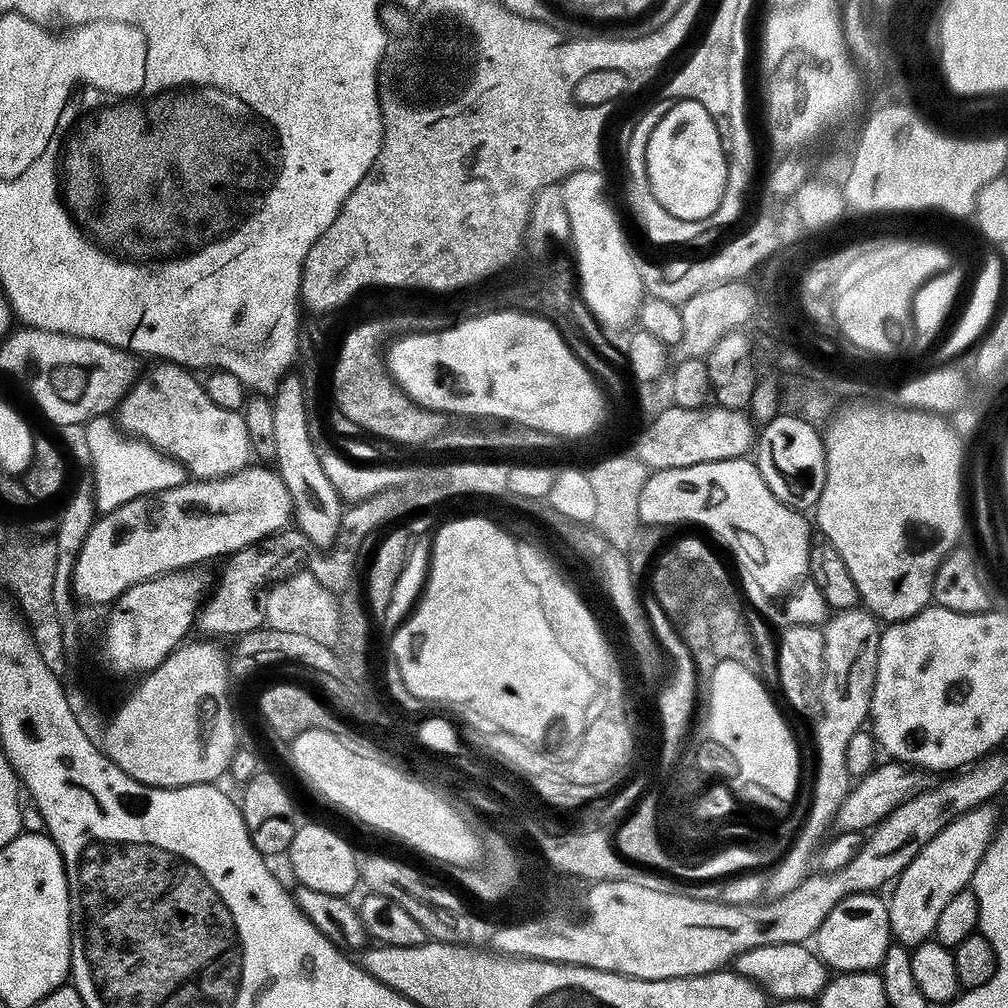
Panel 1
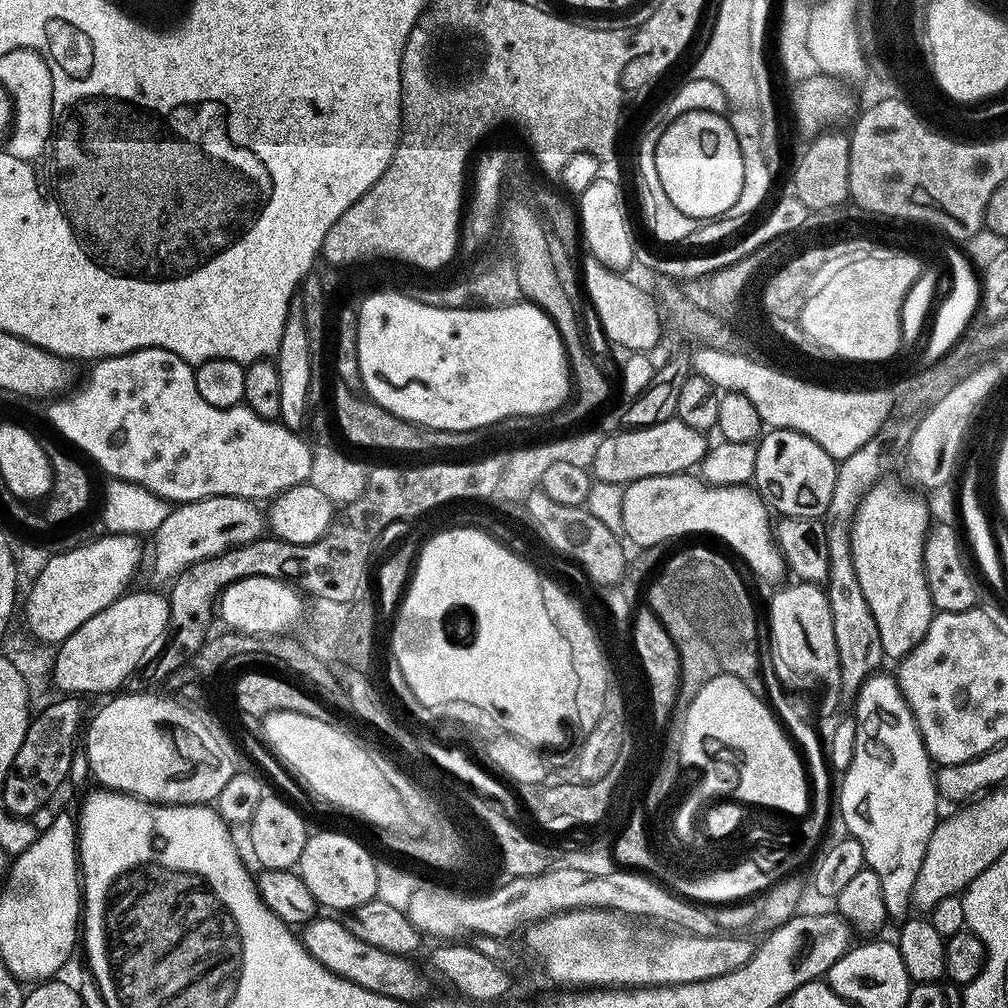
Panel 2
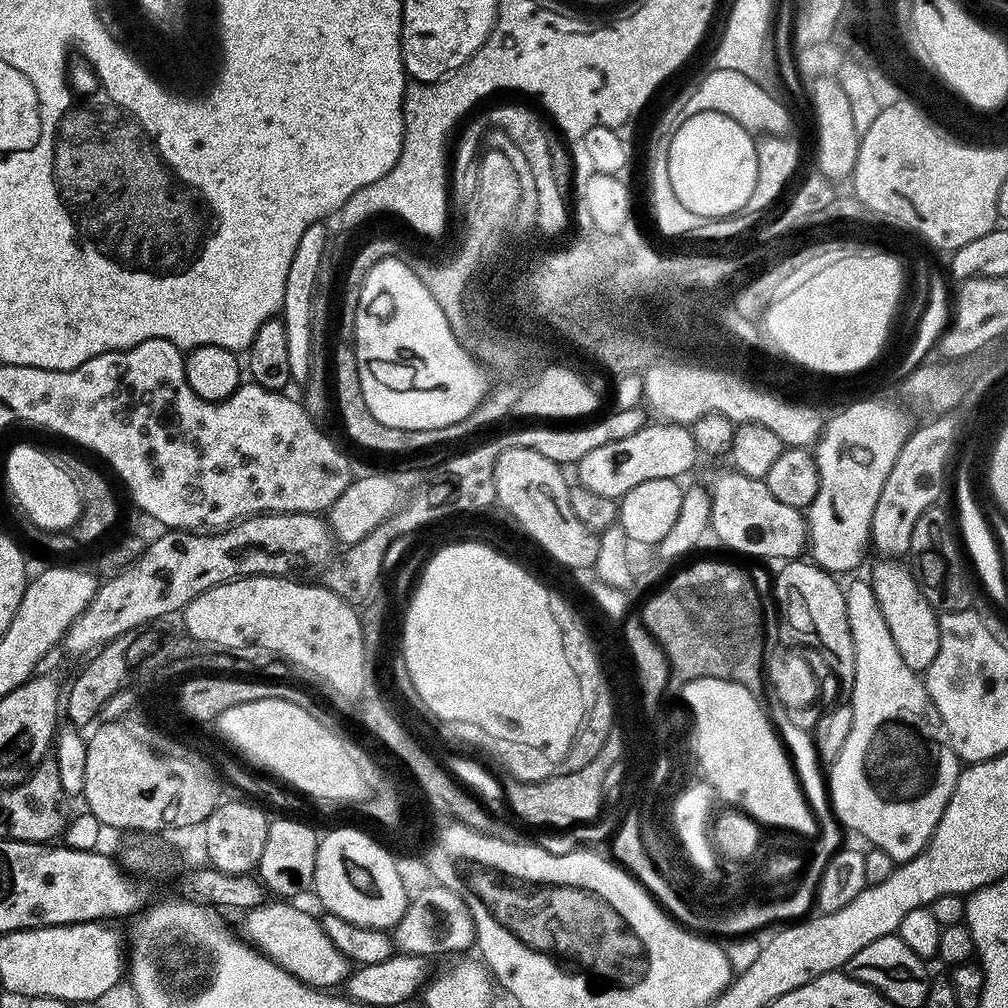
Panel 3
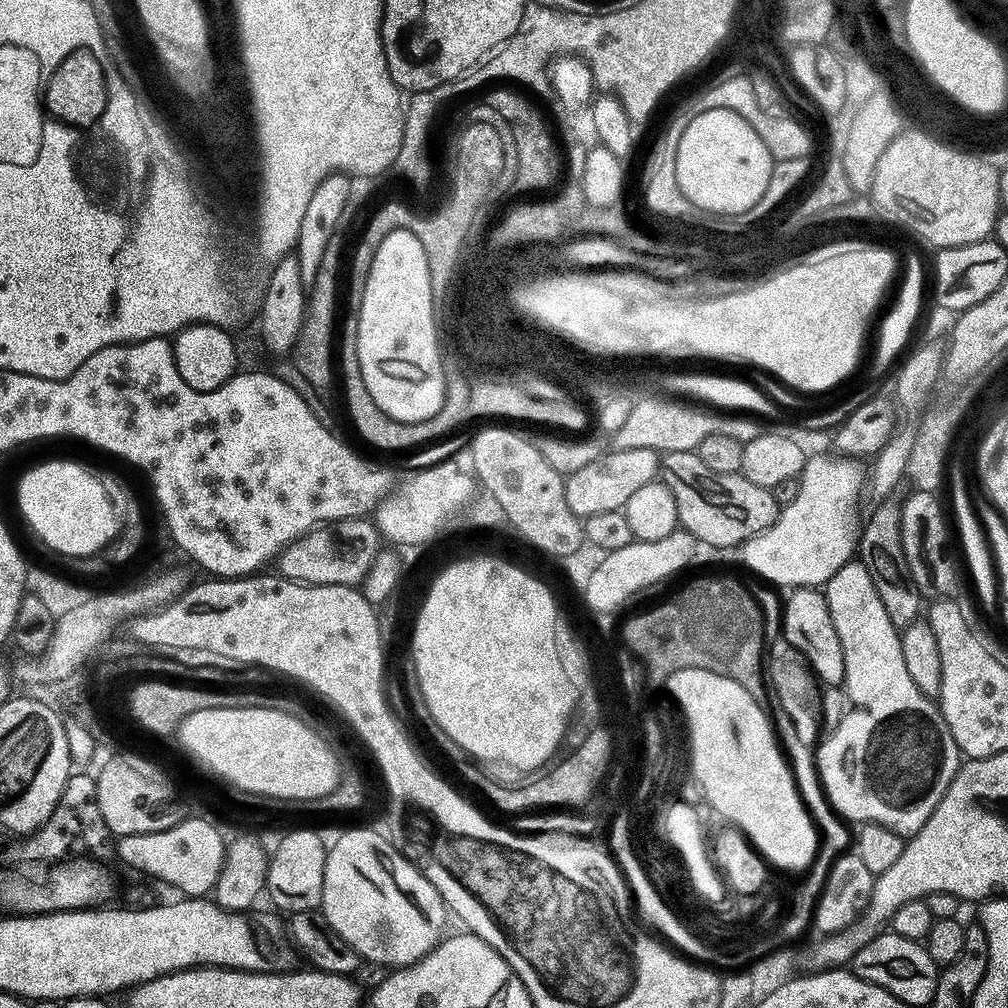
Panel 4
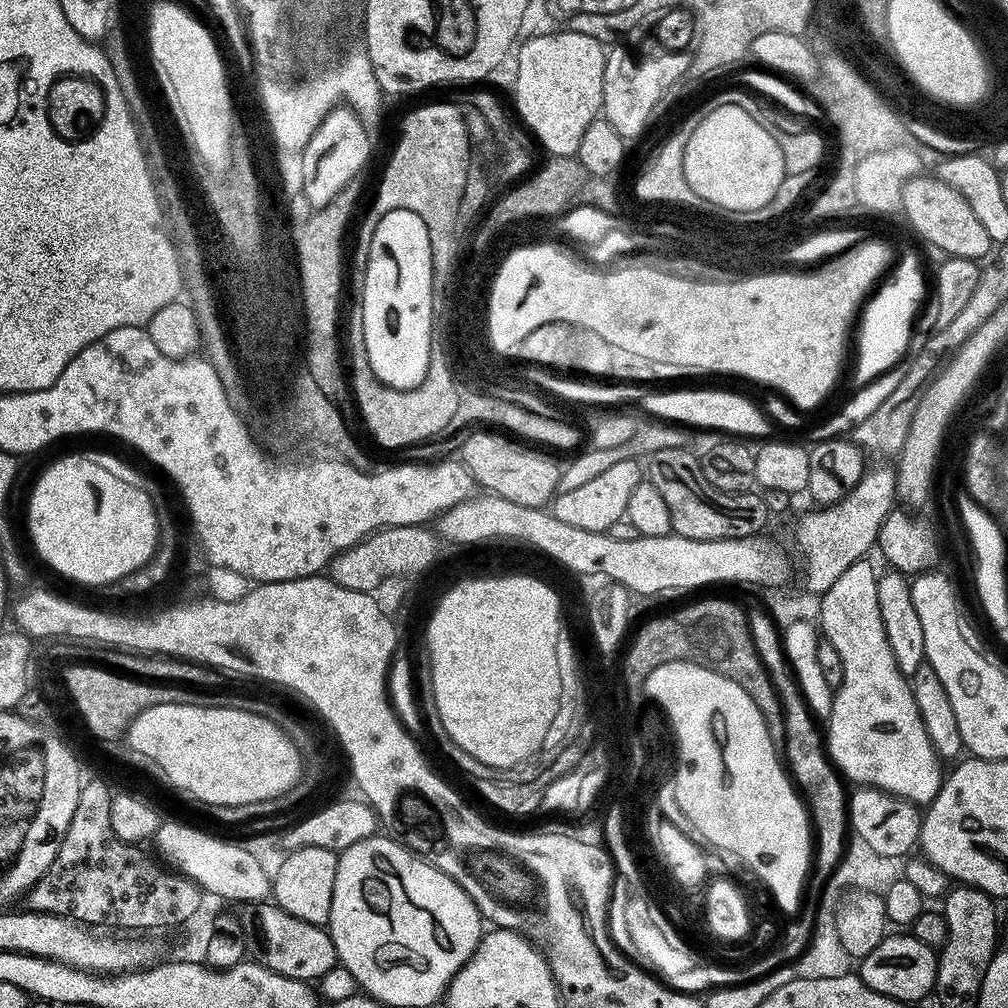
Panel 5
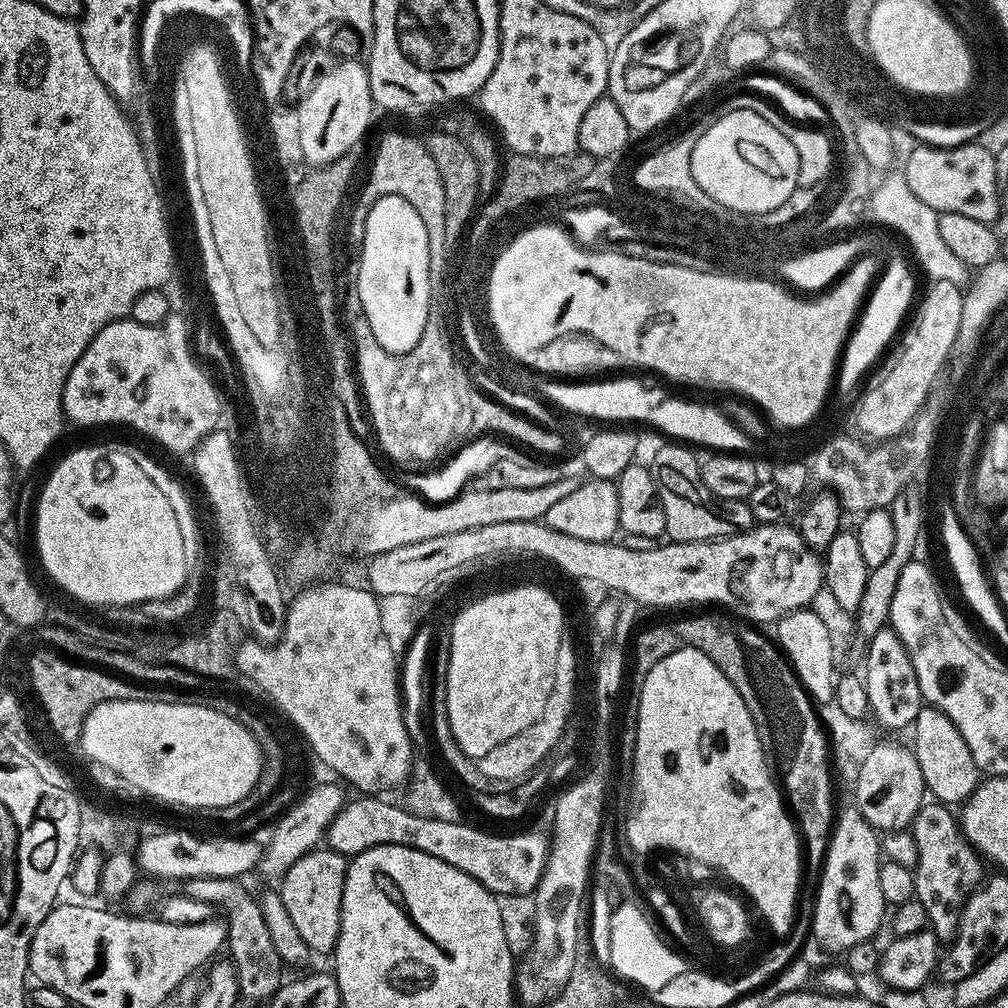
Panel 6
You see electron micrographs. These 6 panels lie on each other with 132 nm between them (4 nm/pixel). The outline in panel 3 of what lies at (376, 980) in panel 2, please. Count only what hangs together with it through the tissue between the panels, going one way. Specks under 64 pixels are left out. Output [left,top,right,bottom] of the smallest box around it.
[242,902,350,990]

